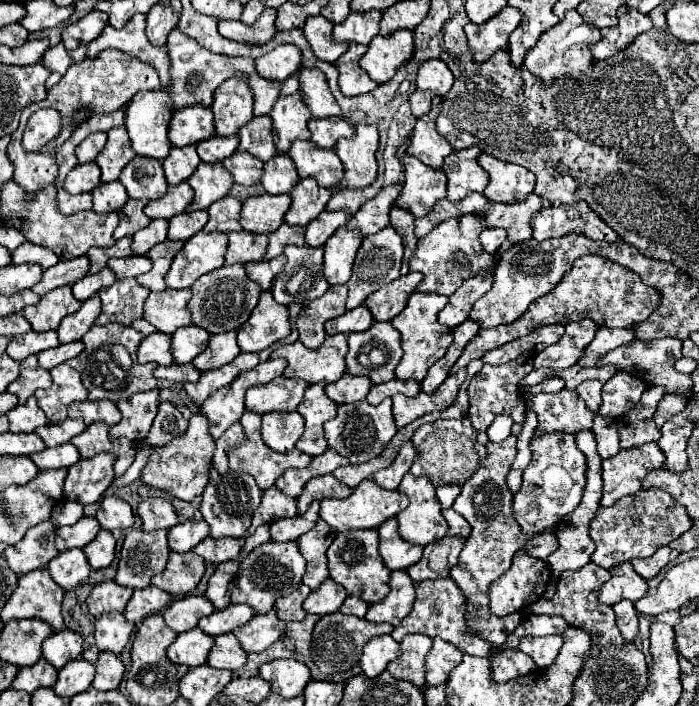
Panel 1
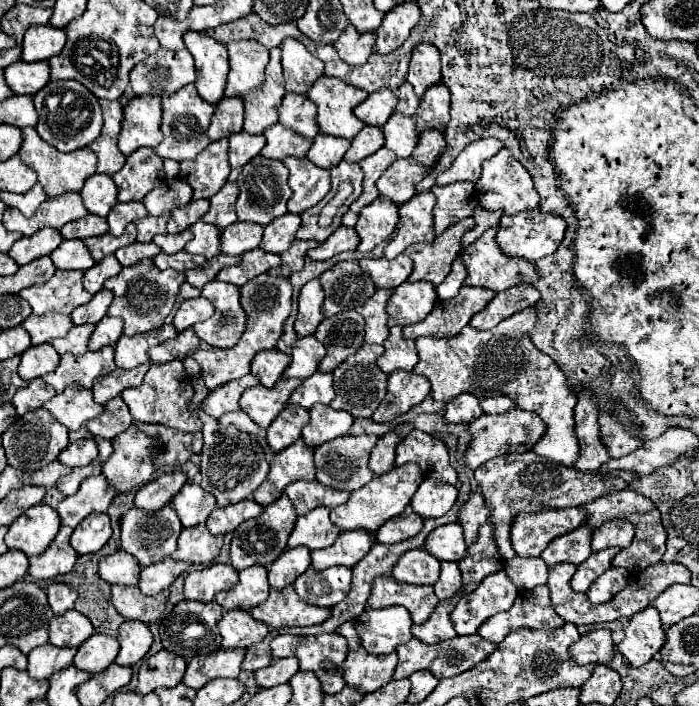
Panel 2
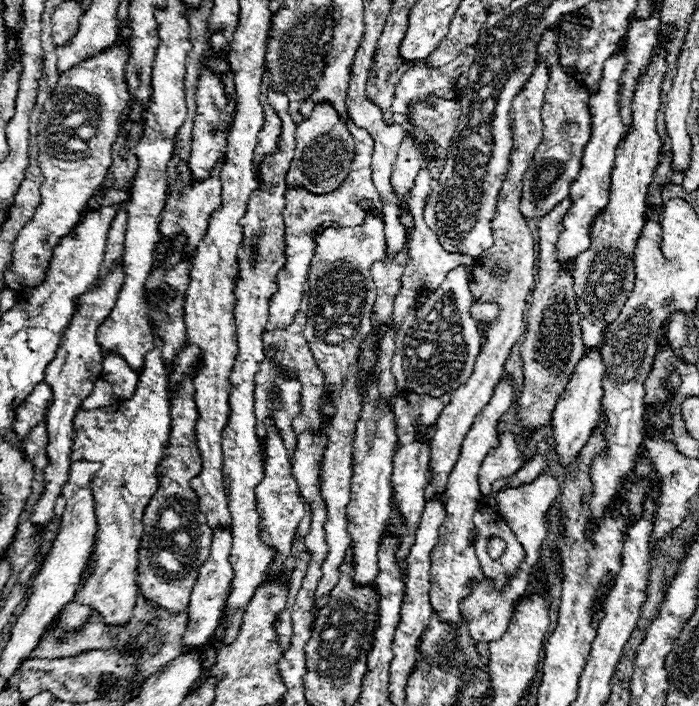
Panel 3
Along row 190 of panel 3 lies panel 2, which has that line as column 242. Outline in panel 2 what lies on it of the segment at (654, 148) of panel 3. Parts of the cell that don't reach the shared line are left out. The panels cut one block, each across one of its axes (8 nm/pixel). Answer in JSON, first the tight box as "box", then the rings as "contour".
{"box":[220,610,268,648],"contour":[[[232,610],[224,612],[220,618],[220,634],[222,634],[222,646],[224,648],[236,648],[234,644],[242,644],[242,648],[248,648],[268,634],[268,626],[264,622],[254,620],[244,610]]]}

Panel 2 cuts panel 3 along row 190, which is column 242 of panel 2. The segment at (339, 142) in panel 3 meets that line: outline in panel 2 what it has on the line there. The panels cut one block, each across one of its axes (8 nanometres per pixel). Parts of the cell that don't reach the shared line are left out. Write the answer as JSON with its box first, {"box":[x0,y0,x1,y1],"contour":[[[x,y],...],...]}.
{"box":[194,280,246,348],"contour":[[[212,280],[202,288],[202,296],[214,304],[214,314],[204,322],[194,324],[196,336],[214,348],[232,348],[240,340],[246,322],[238,288]]]}

